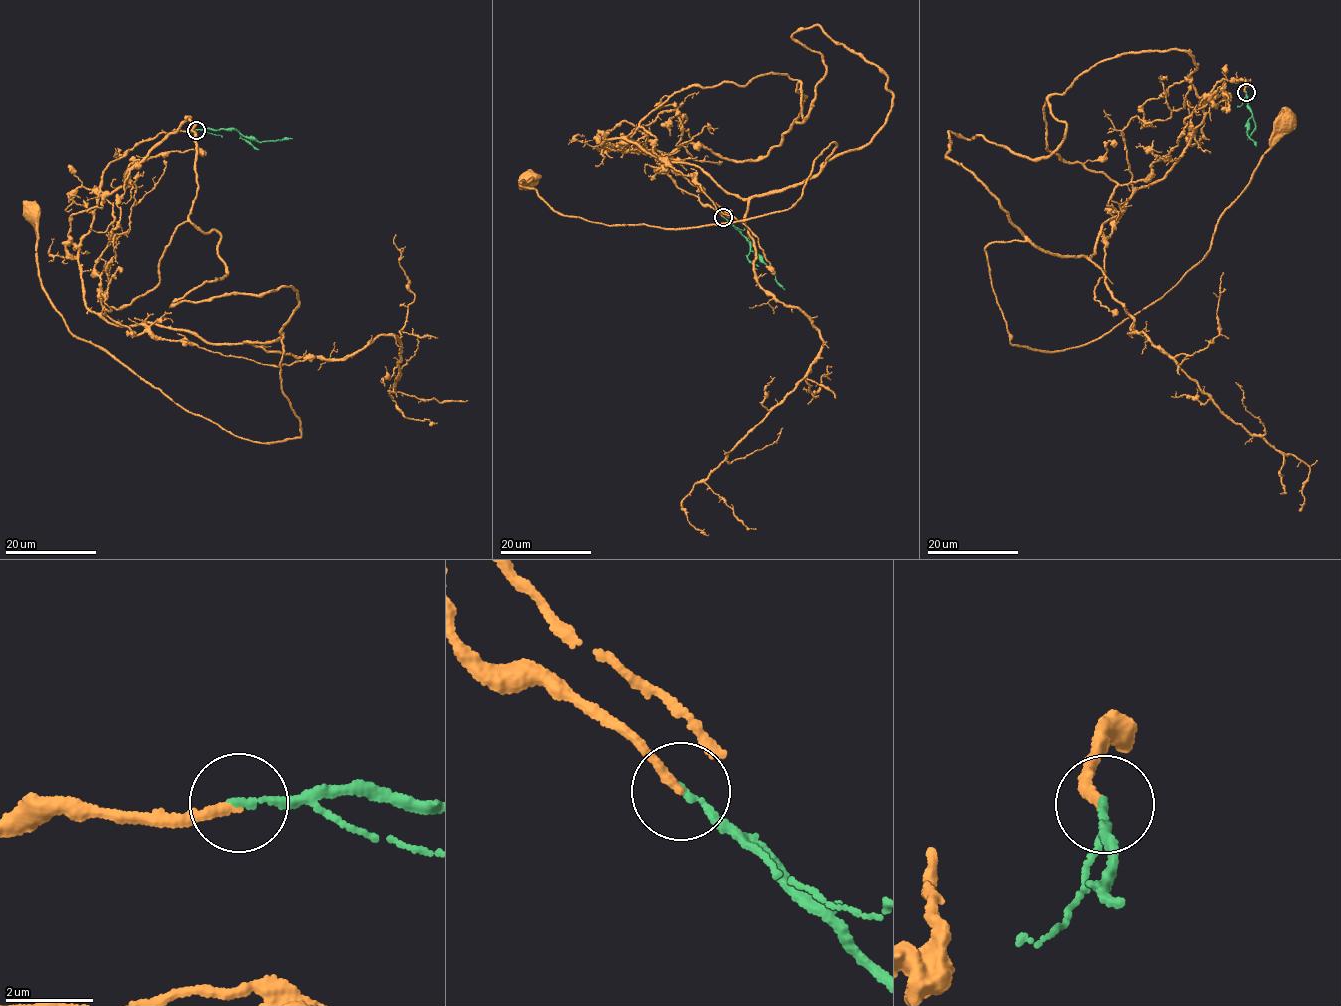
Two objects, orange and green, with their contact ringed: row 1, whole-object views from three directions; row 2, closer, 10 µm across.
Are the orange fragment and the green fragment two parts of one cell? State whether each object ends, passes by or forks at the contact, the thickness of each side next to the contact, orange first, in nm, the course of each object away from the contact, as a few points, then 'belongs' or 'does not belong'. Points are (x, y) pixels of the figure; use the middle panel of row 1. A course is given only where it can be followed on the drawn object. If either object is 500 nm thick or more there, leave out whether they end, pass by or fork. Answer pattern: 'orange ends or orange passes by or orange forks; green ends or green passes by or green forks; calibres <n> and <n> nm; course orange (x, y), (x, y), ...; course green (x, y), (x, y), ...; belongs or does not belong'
orange ends; green ends; calibres 200 and 150 nm; course orange (723, 217), (600, 146), (746, 199), (836, 146), (791, 207), (696, 227), (564, 216), (524, 181); course green (723, 217), (738, 229), (752, 250), (761, 255), (784, 289); belongs

